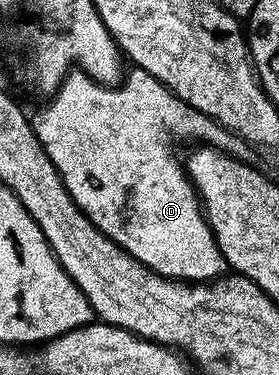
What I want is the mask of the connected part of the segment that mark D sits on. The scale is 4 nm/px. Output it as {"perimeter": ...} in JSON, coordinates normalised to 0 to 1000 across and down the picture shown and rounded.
{"perimeter":[[[262,187],[233,203],[229,213],[215,224],[211,235],[201,237],[194,253],[183,259],[186,267],[172,277],[172,291],[161,293],[158,301],[143,309],[143,323],[133,317],[125,323],[122,339],[129,344],[129,365],[143,371],[151,379],[151,389],[165,400],[165,411],[179,421],[179,432],[194,432],[194,443],[208,453],[208,464],[222,477],[229,477],[229,493],[237,496],[237,507],[247,517],[265,528],[265,539],[276,549],[305,565],[305,571],[323,581],[323,592],[337,592],[337,603],[351,603],[355,608],[373,611],[373,621],[387,627],[387,632],[405,640],[423,656],[437,656],[484,688],[495,699],[509,699],[530,715],[552,717],[573,736],[599,736],[609,747],[652,747],[663,752],[742,752],[749,747],[778,744],[810,725],[810,707],[803,701],[803,680],[796,677],[796,667],[781,667],[781,645],[767,635],[767,624],[753,613],[753,603],[746,600],[746,589],[731,581],[731,557],[724,552],[724,536],[713,523],[703,520],[699,501],[688,499],[688,483],[677,480],[674,464],[663,448],[663,440],[652,435],[649,419],[645,427],[631,416],[616,416],[616,373],[703,373],[688,379],[713,379],[731,389],[756,389],[767,395],[785,395],[789,403],[817,408],[824,416],[839,416],[849,421],[871,419],[882,403],[882,387],[871,373],[860,371],[857,363],[839,363],[832,355],[814,352],[806,341],[799,341],[781,325],[767,325],[756,320],[738,304],[724,304],[710,293],[695,293],[695,283],[681,283],[667,272],[652,272],[652,261],[638,261],[602,232],[591,229],[581,219],[566,219],[566,208],[552,208],[538,197],[523,197],[520,192],[502,192],[498,197],[484,197],[487,203],[470,203],[470,197],[448,200],[434,221],[412,229],[391,229],[380,224],[358,224],[344,213],[330,213],[319,203],[305,197],[305,192],[283,187]]]}

